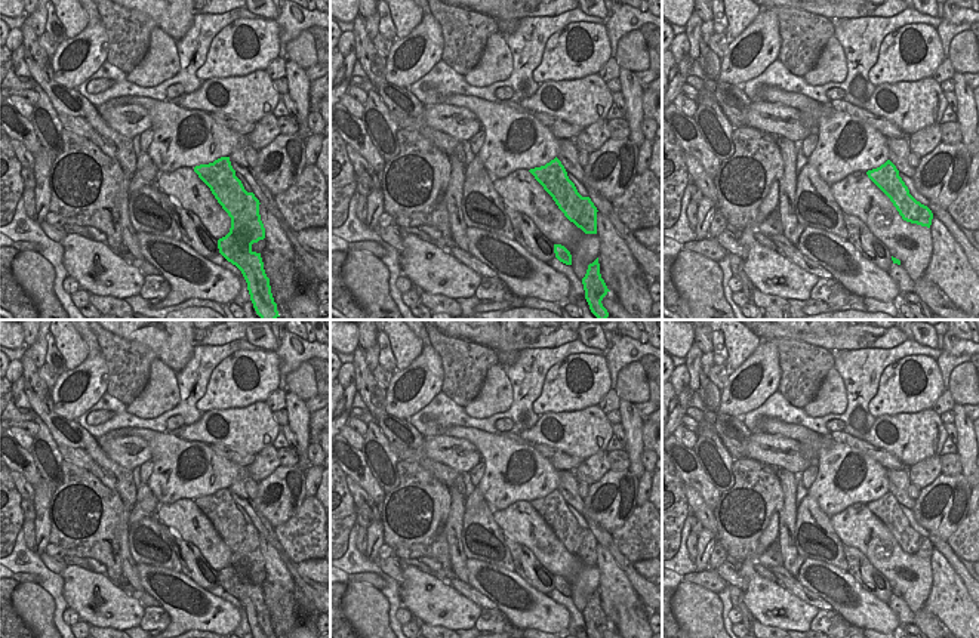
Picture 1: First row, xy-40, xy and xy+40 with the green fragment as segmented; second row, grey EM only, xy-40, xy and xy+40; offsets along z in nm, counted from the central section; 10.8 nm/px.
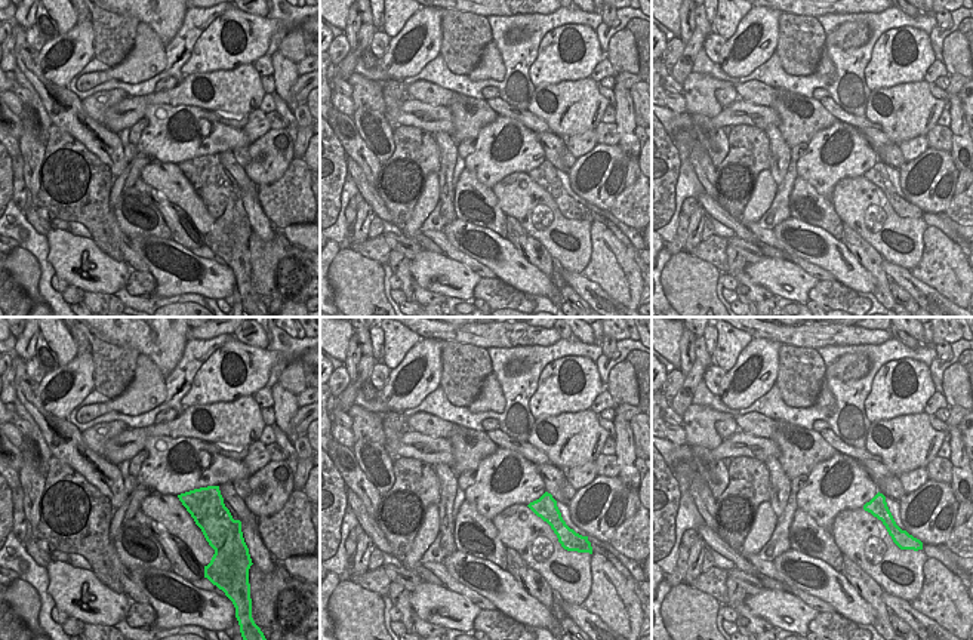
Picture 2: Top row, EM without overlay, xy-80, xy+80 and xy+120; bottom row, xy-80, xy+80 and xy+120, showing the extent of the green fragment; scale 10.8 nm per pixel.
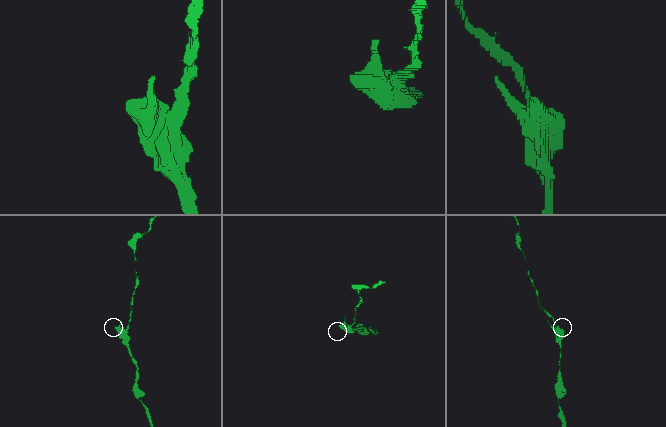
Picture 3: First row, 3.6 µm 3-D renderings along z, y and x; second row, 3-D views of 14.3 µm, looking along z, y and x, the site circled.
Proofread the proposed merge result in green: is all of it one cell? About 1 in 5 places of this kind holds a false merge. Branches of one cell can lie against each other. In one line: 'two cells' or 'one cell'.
two cells

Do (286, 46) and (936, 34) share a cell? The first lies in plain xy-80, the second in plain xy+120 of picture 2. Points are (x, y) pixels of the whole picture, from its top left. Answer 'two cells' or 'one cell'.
two cells

